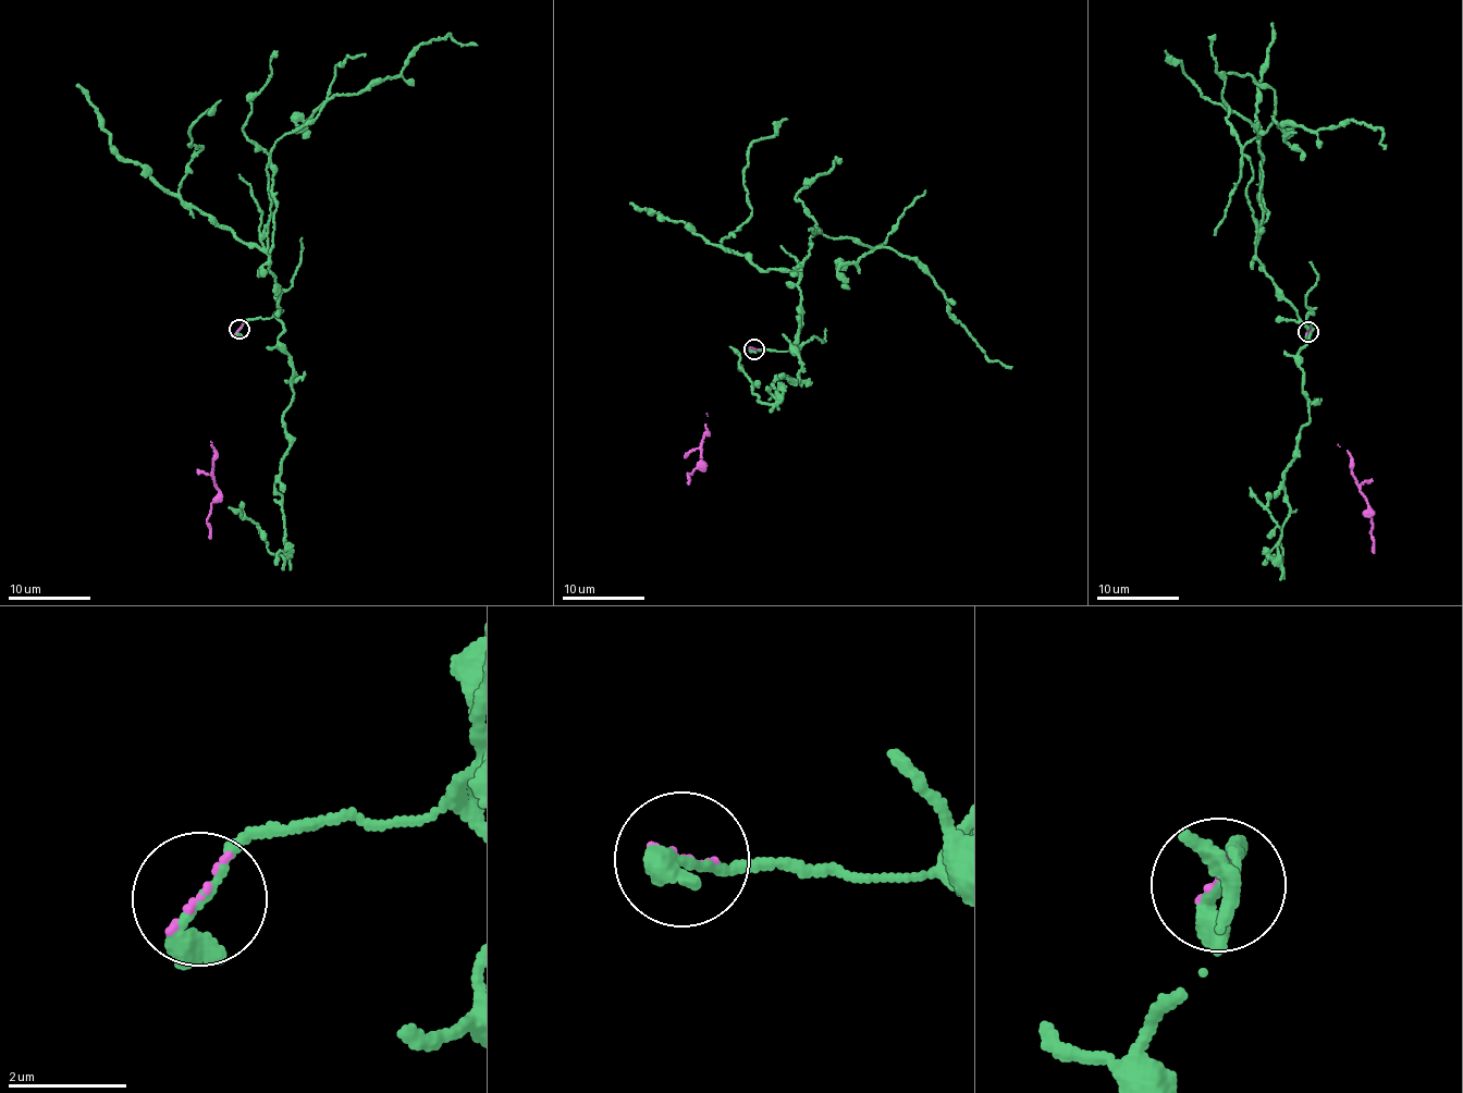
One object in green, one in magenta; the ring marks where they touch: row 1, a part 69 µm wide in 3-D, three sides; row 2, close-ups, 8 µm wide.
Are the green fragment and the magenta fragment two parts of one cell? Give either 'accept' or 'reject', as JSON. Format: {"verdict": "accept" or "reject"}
{"verdict": "reject"}

